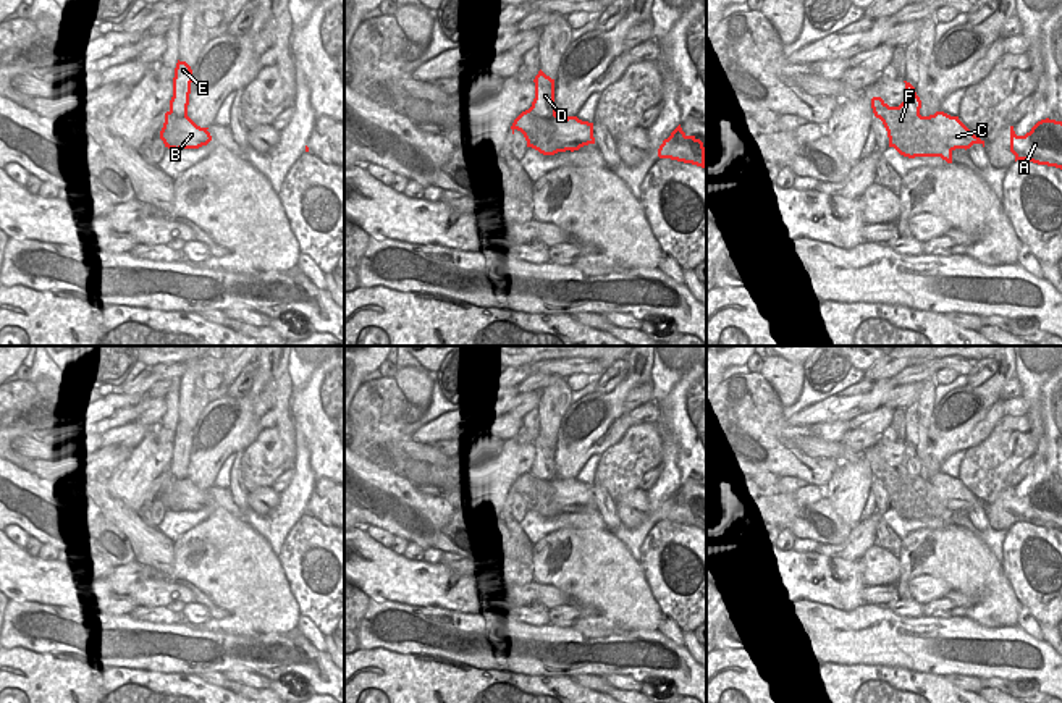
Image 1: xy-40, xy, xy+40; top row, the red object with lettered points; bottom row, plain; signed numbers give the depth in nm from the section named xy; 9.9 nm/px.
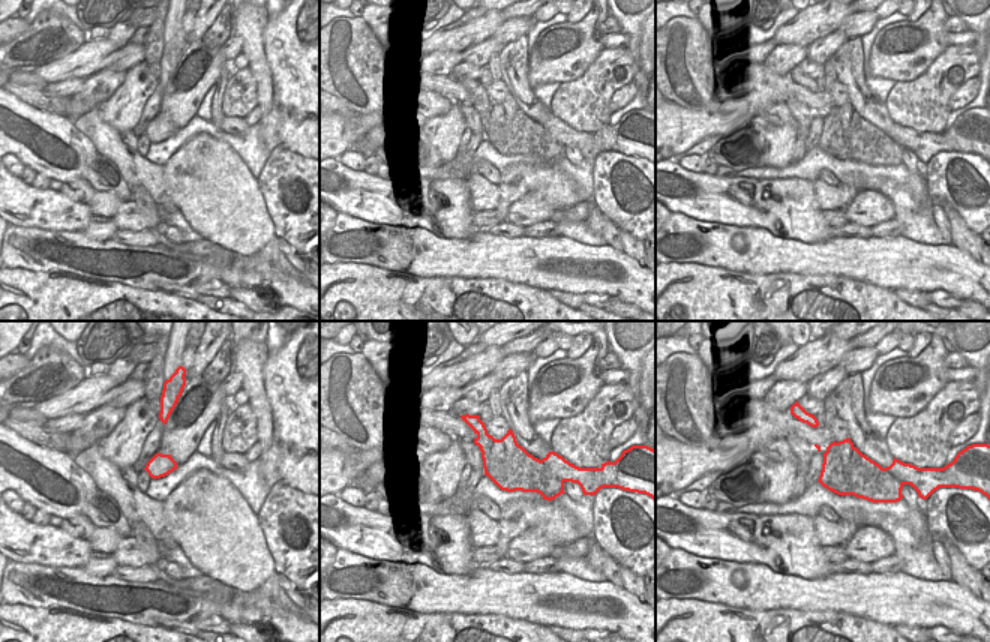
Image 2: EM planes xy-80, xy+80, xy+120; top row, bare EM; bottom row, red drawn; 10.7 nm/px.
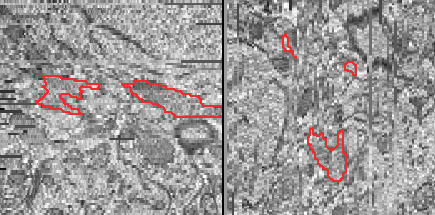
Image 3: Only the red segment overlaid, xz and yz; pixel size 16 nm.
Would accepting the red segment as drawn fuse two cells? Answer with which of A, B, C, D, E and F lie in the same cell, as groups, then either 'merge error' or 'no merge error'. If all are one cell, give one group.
A B C / D E F | merge error

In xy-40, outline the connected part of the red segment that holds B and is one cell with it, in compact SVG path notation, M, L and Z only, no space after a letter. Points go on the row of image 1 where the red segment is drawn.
M184 116L176 120L166 133L160 133L160 139L168 149L196 147L207 137L212 137L207 129L197 126L189 116Z

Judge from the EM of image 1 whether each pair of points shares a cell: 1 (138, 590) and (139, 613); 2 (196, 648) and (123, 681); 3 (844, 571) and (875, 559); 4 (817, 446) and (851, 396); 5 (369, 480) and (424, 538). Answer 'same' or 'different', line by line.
1: different
2: different
3: different
4: different
5: same

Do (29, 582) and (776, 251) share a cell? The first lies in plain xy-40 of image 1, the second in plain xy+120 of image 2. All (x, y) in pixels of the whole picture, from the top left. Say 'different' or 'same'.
different

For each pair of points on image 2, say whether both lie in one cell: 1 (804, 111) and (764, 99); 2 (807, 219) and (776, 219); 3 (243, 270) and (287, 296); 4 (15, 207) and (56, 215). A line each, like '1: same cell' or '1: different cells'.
1: different cells
2: same cell
3: same cell
4: same cell

